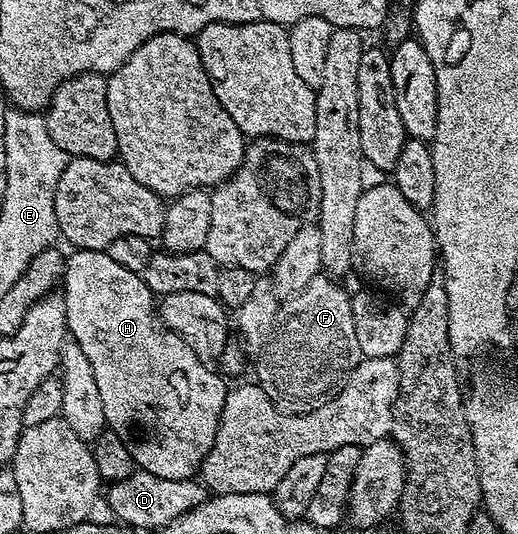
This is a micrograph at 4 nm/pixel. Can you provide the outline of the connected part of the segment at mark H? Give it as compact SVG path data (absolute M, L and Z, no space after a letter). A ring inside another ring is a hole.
M73 249L70 254L70 257L66 256L64 258L63 296L65 298L65 324L71 334L72 344L78 345L83 351L83 355L87 355L87 360L90 361L91 367L95 371L95 383L99 386L99 396L103 403L106 426L113 429L115 435L119 435L119 439L123 439L123 443L127 443L127 451L131 451L134 466L138 470L151 475L159 475L159 479L196 478L202 463L205 462L205 457L215 443L215 435L219 427L219 419L221 418L227 392L226 378L216 368L210 367L206 362L201 361L199 355L195 355L195 351L191 351L191 347L183 338L177 333L172 333L161 322L158 302L155 300L154 293L147 287L147 283L143 283L141 274L127 271L127 267L119 267L119 263L115 263L115 259L111 259L111 255L107 251Z

